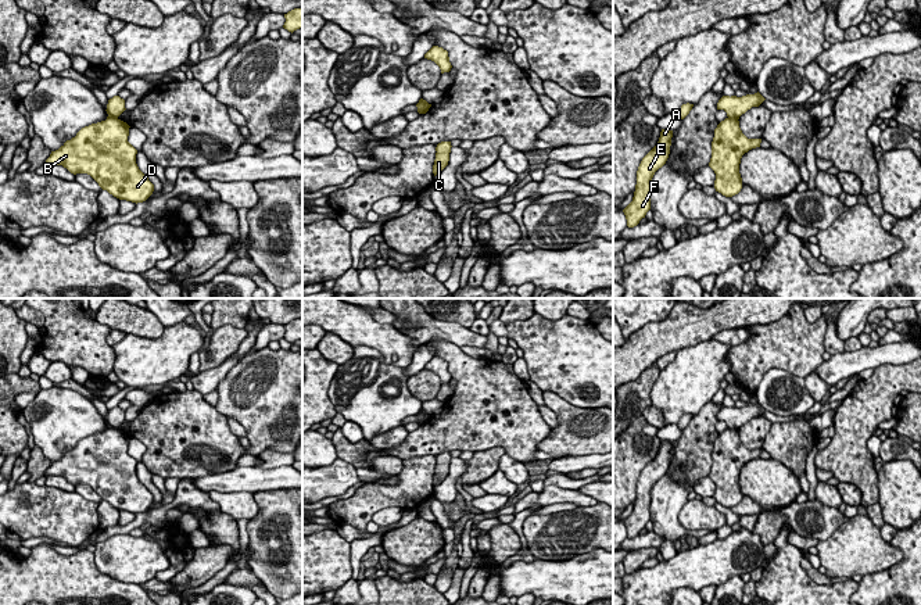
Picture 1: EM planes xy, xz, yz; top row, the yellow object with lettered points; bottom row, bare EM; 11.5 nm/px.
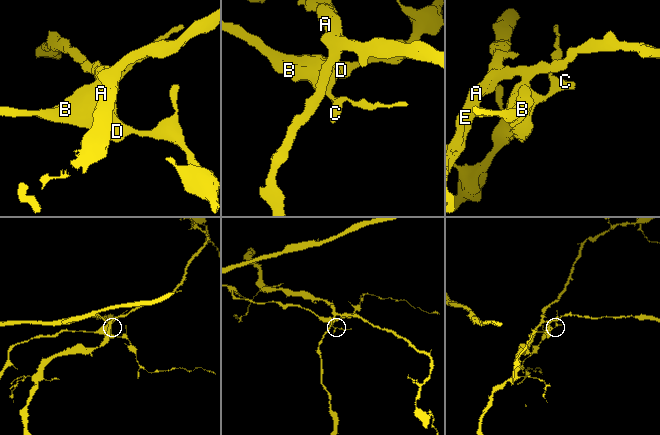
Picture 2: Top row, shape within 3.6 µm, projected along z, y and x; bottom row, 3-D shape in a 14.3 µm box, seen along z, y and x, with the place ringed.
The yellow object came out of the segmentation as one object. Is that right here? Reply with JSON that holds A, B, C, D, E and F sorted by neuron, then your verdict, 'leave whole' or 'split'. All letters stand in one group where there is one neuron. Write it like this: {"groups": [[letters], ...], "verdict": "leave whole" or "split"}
{"groups": [["A", "E", "F"], ["B", "C", "D"]], "verdict": "split"}

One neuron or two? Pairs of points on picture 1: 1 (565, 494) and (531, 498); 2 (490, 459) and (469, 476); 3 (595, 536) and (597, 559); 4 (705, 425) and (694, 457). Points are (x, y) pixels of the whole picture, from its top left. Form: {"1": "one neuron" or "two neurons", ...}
{"1": "one neuron", "2": "one neuron", "3": "two neurons", "4": "one neuron"}

